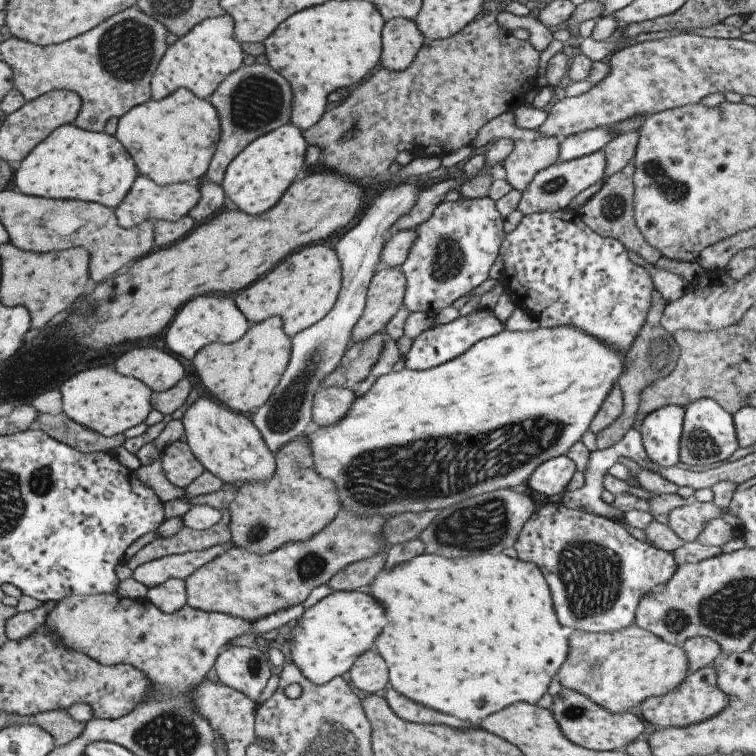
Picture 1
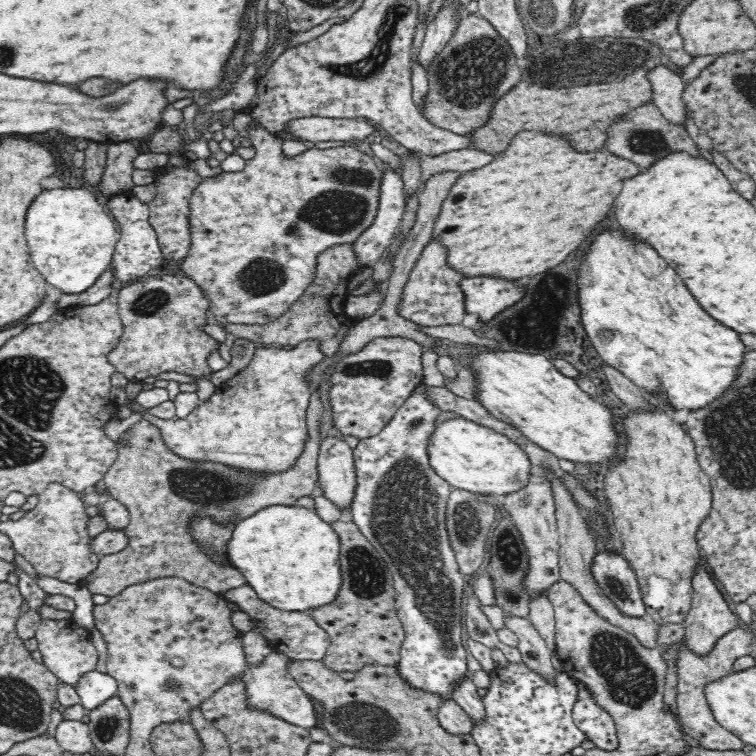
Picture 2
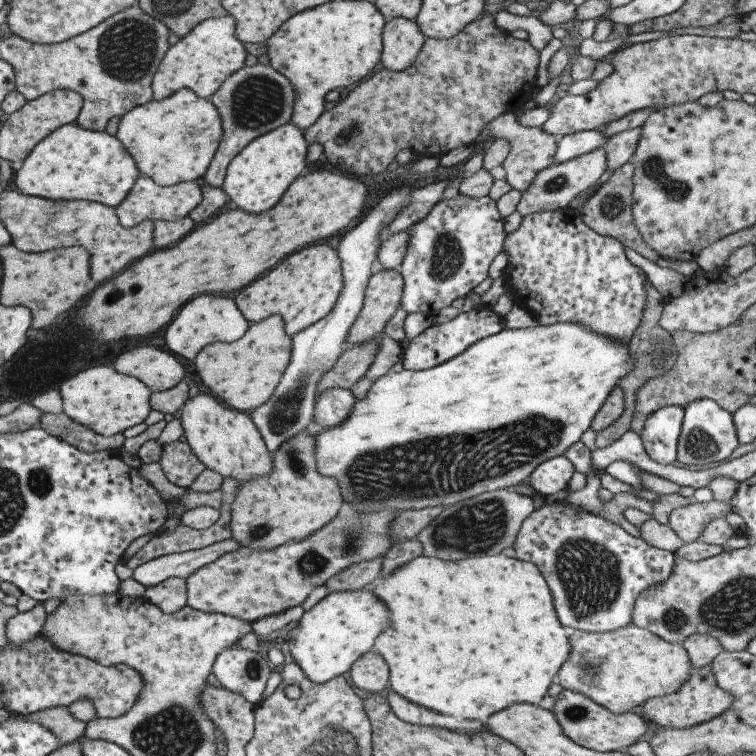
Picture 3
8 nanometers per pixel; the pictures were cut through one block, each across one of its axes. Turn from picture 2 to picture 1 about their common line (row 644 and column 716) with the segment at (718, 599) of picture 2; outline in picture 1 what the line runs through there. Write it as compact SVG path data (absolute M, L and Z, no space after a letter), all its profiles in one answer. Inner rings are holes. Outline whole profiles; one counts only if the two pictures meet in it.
M712 665L689 672L686 678L671 691L658 697L649 697L642 700L635 711L642 720L647 720L657 729L684 727L707 720L720 713L726 707L728 701L727 695L717 688L713 674L714 668Z

